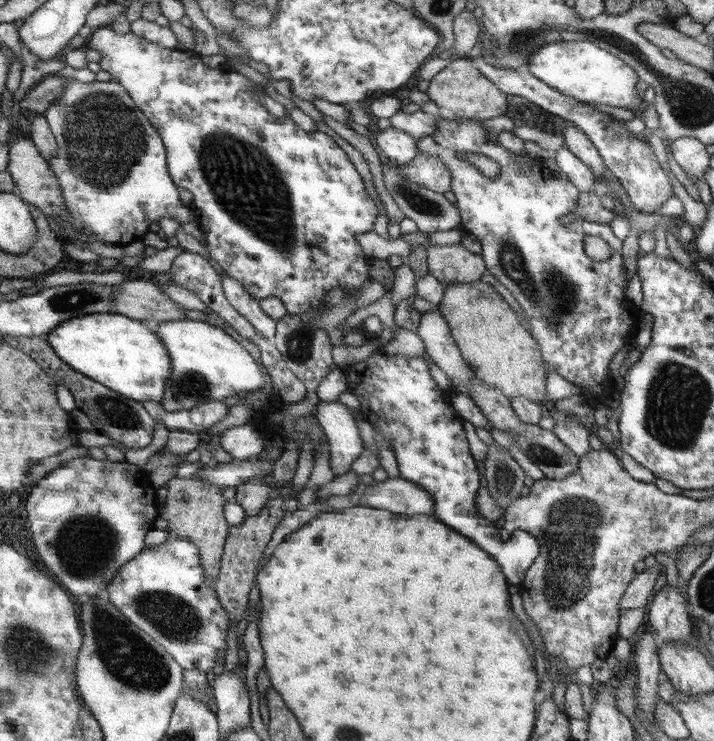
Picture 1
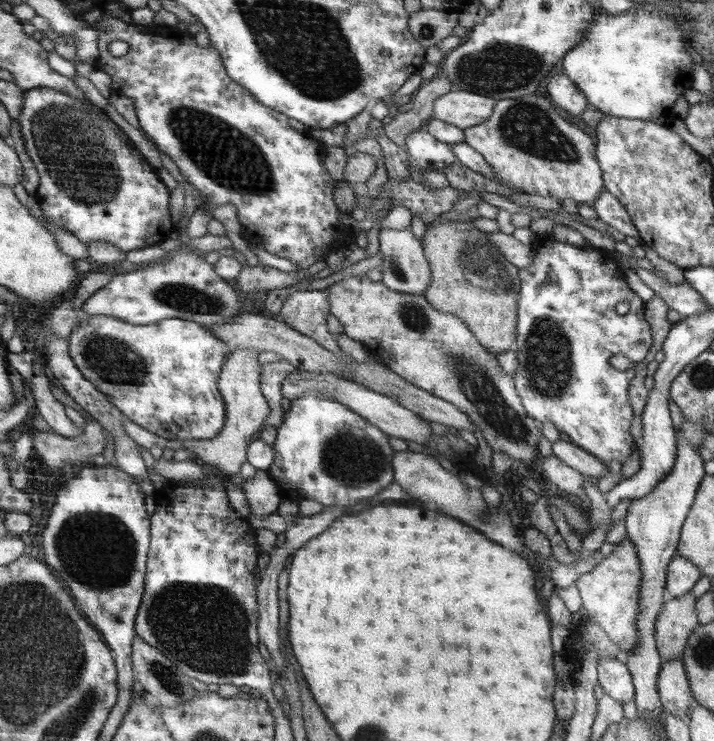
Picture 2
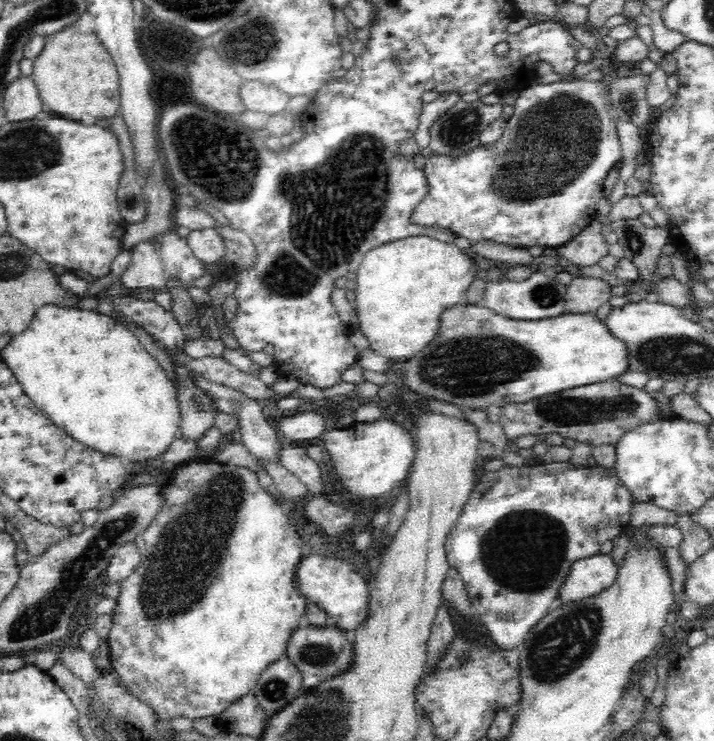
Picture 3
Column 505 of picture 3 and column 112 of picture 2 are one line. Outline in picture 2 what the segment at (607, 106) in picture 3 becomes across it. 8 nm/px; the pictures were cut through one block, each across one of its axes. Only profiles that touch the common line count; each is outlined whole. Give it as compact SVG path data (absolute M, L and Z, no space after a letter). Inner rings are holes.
M52 88L24 91L23 100L18 122L27 154L39 174L39 186L34 197L46 219L65 226L84 244L102 240L117 246L124 253L152 246L170 237L177 229L168 212L171 192L168 192L156 172L152 174L150 166L142 160L142 154L130 148L128 142L132 141L128 136L124 132L122 136L117 134L117 130L120 130L118 126L112 127L78 98Z

